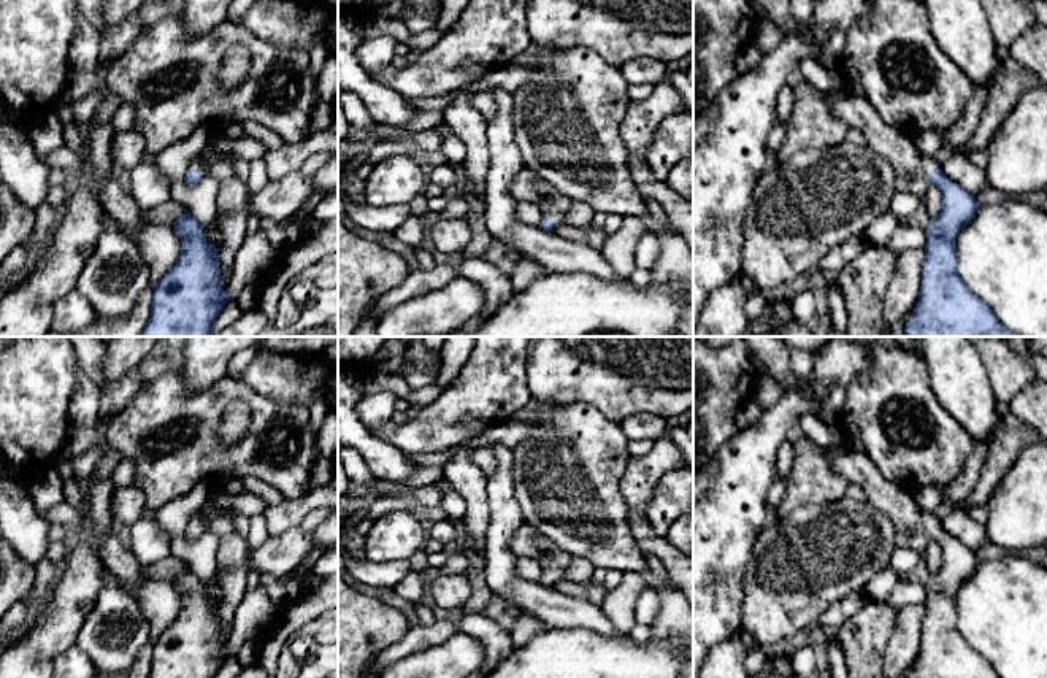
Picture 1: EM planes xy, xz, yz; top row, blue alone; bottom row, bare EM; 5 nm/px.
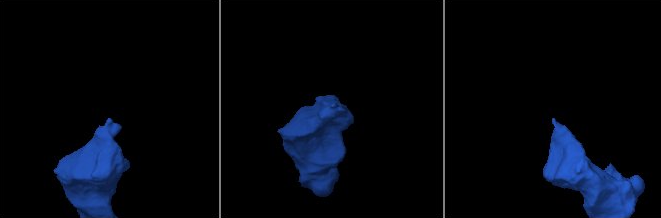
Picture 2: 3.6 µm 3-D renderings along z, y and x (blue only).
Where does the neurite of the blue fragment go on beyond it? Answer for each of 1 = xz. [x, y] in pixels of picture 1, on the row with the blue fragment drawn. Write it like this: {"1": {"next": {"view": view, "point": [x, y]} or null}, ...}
{"1": {"next": {"view": "xz", "point": [527, 186]}}}

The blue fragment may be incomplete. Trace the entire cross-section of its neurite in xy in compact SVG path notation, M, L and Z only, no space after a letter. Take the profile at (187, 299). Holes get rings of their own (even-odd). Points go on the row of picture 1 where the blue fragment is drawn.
M190 211L173 225L181 238L181 254L159 279L149 319L138 337L213 337L214 321L230 300L221 284L219 248L206 243L203 227Z

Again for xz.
M527 167L516 176L512 194L517 202L533 203L541 210L544 219L539 229L546 232L554 232L555 225L568 214L573 205L570 197Z

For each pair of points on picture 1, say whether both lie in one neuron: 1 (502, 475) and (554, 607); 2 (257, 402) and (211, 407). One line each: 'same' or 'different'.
1: same
2: same

